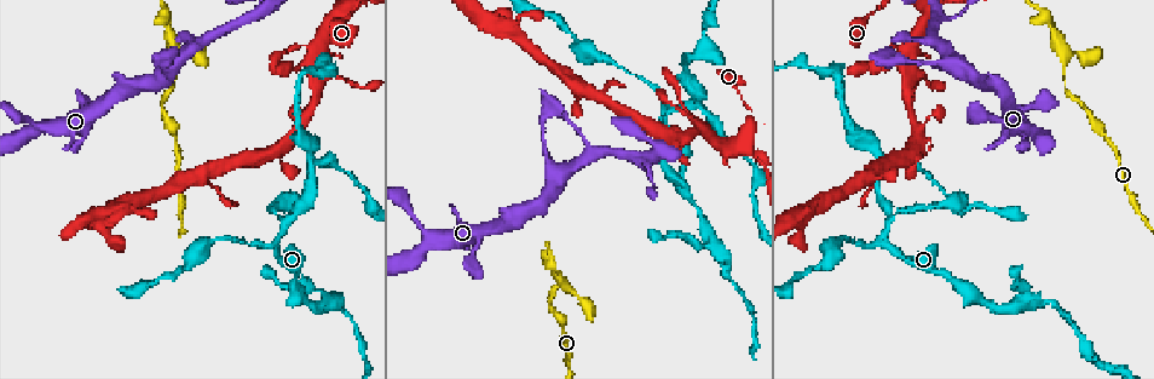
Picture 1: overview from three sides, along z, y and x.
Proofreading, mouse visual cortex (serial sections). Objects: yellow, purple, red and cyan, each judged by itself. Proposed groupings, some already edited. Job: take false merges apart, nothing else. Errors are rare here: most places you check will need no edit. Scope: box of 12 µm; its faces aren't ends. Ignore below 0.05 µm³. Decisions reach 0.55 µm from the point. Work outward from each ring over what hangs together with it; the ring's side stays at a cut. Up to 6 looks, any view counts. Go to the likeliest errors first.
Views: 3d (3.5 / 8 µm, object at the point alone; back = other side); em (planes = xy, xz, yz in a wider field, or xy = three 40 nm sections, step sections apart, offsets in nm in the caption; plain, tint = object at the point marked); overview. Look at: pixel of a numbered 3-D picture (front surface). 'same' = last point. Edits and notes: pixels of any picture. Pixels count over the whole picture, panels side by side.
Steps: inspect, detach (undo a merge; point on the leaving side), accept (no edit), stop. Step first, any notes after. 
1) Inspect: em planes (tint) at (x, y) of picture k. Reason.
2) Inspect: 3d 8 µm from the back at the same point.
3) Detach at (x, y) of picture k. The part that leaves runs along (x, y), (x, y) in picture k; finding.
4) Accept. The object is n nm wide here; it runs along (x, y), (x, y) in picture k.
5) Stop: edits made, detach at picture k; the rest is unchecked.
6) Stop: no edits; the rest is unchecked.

Inspect: 3d 3.5 µm from the back at (724, 270) of picture 1. Sharp bend.

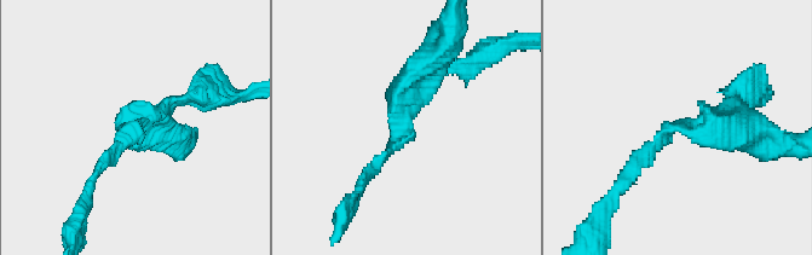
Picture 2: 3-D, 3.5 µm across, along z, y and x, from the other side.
Inspect: em xy step 1 (tint) at (130, 125) of picture 2. The arms are 150, 350 nm wide.

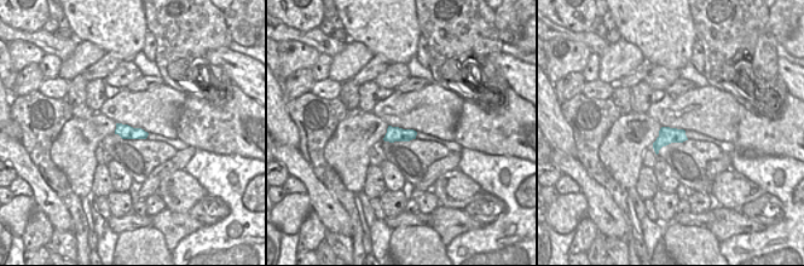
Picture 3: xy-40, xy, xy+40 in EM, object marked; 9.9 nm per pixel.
Accept. Continuous, no second cell.

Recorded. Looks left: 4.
Inspect: 3d 3.5 µm at (661, 110) of picture 1. Arms part here.

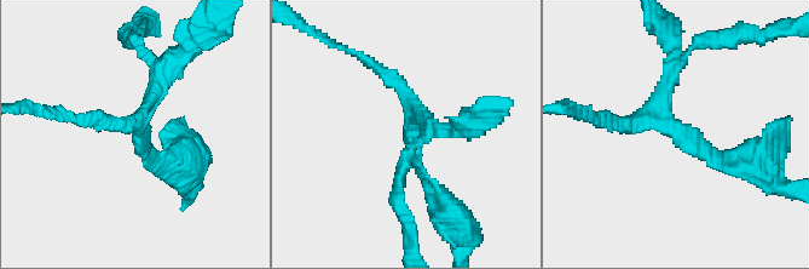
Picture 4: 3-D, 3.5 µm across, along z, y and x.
Inspect: em xy step 3 (tint) at (669, 119) of picture 4. 3 arms meet here; the arms are 150, 200, 200 nm wide; shape alone is not enough.

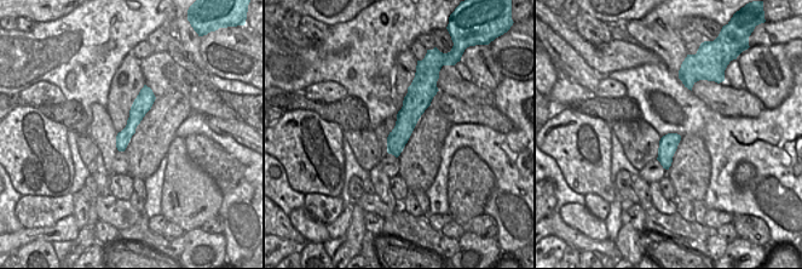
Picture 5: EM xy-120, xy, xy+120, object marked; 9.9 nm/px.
Accept. It runs along (729, 159), (668, 118), (674, 58) in picture 4; all the same cell.

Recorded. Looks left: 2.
Inspect: 3d 3.5 µm at (311, 163) of picture 1. Three-way junction.

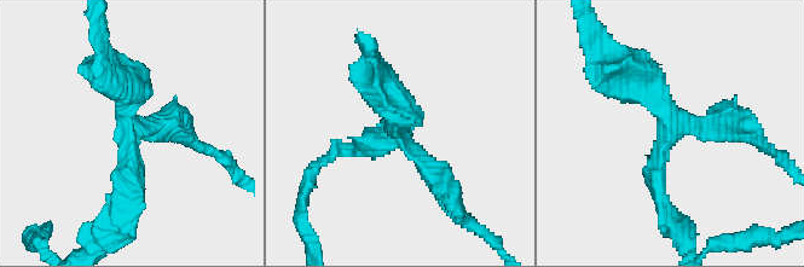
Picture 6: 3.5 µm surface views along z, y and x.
Inspect: em xy step 3 (tint) at (398, 127) of picture 6. 3 arms meet here; the arms are 200, 250, 350 nm wide; shape alone is not enough.

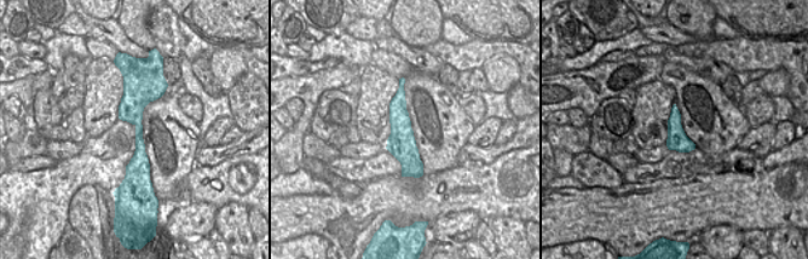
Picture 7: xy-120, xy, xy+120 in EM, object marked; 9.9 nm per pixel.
Accept. The object is 280 nm wide here; it runs along (127, 79), (133, 86), (142, 180) in picture 7; continuous, no second cell.

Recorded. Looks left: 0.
Stop: no edits; the rest is unchecked.

